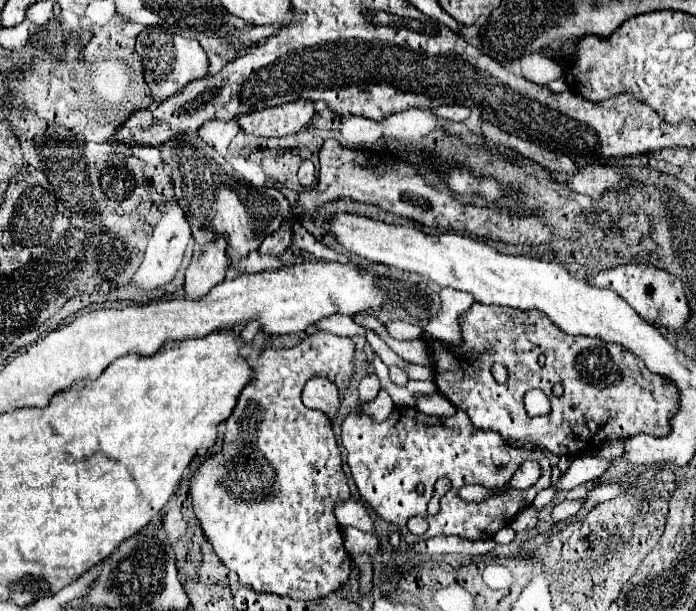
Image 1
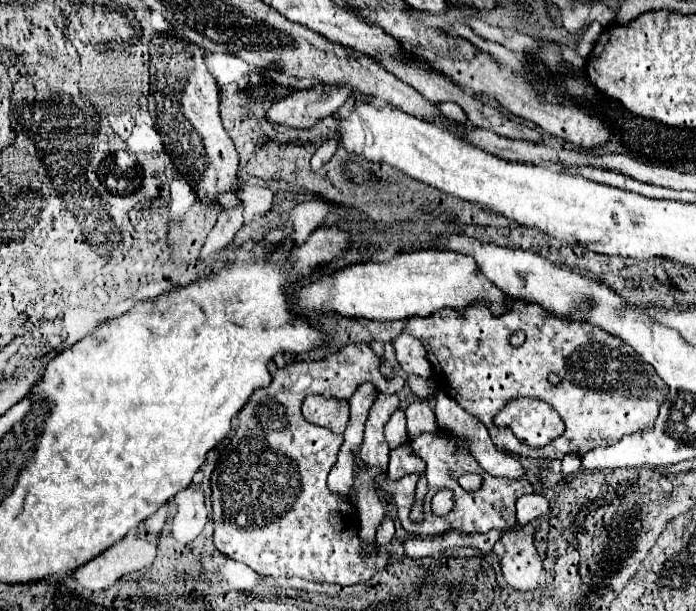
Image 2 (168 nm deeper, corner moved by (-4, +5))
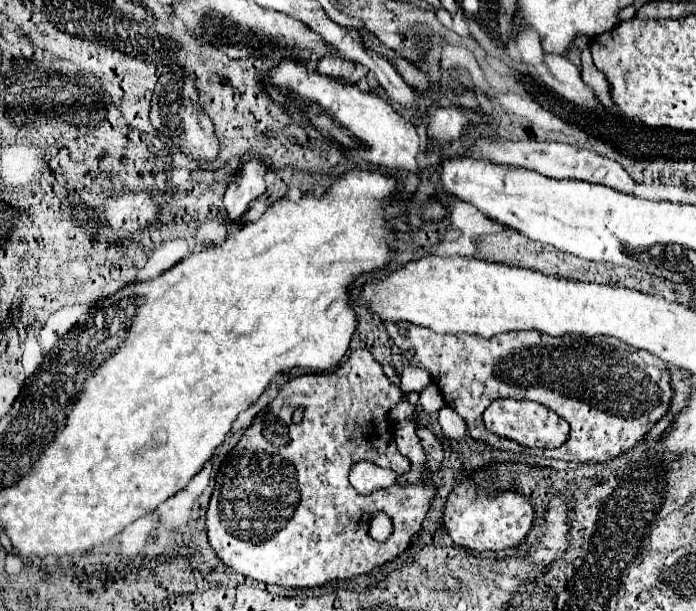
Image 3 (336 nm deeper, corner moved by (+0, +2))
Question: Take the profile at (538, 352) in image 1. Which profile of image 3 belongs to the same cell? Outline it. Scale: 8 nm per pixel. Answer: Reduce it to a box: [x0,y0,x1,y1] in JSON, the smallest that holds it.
[385,322,671,462]

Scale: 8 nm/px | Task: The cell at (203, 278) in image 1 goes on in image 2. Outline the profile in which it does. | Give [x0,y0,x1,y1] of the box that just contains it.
[199,205,243,261]

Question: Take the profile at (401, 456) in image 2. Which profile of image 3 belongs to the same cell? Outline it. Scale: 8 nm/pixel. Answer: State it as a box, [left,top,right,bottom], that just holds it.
[207,350,443,588]

